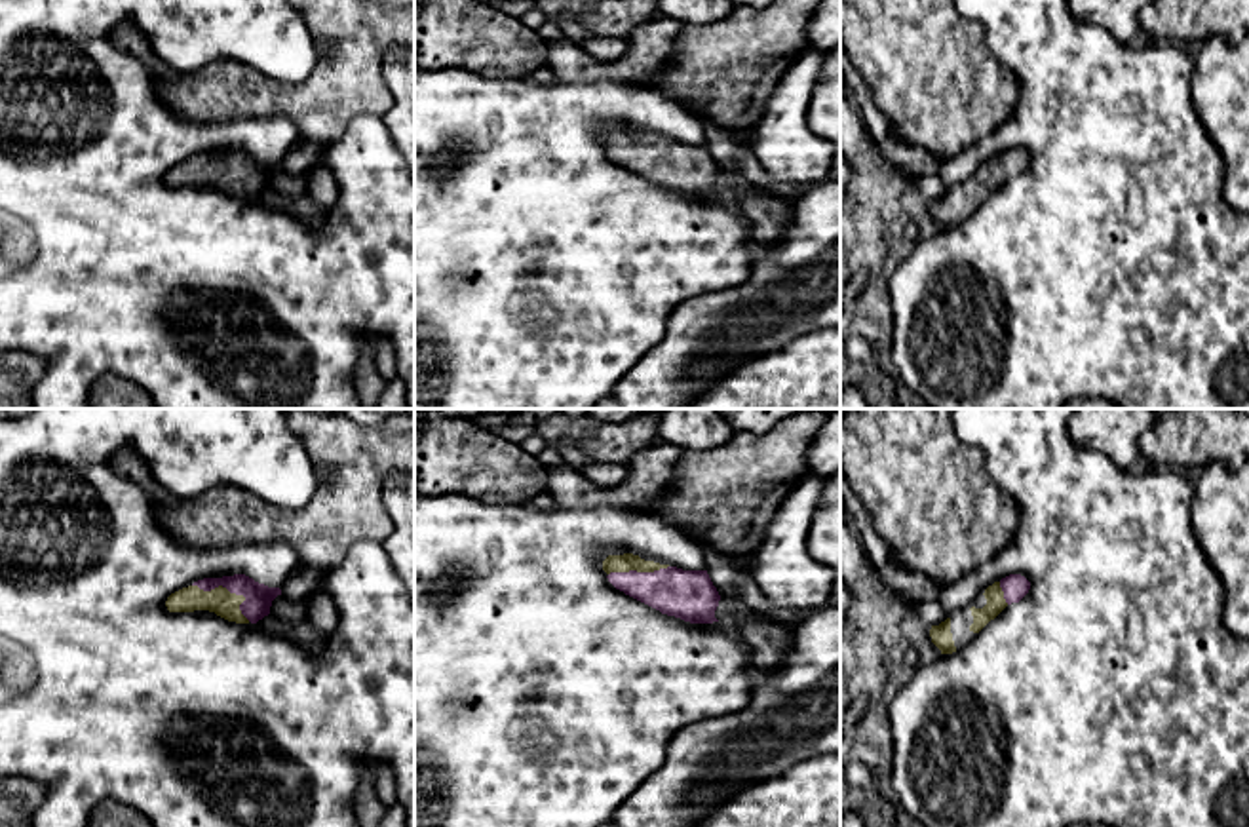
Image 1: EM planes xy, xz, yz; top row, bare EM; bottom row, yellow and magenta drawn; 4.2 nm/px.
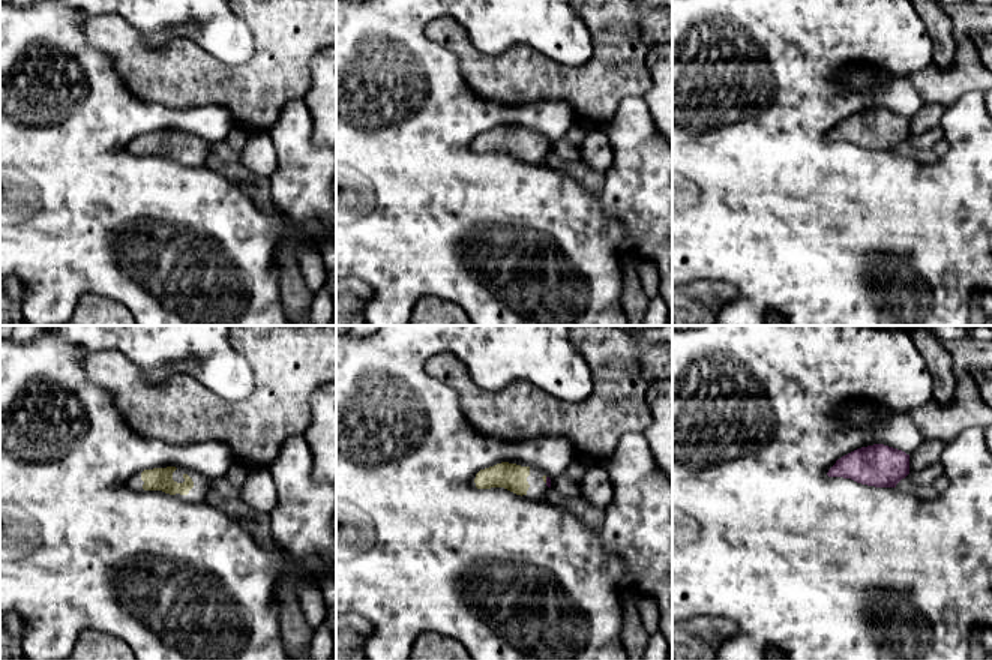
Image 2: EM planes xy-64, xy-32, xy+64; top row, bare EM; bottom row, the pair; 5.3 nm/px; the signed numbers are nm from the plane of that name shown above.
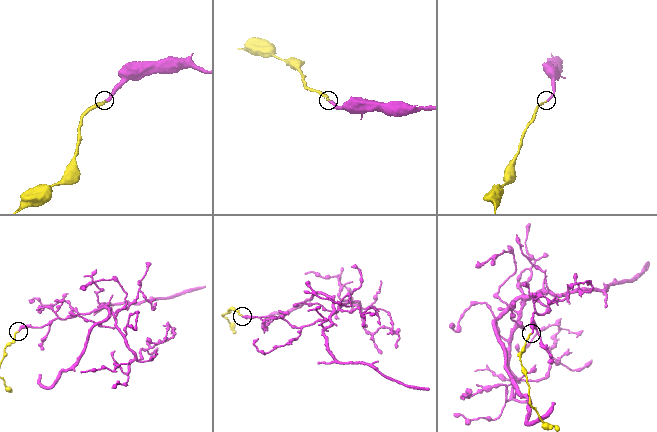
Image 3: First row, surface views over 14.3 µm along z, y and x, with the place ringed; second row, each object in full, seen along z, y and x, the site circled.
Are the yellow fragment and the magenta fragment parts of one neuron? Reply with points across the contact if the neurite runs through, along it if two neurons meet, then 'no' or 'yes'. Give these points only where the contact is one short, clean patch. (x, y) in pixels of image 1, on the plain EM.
way xy (221, 175), (229, 166), (259, 172); yes

